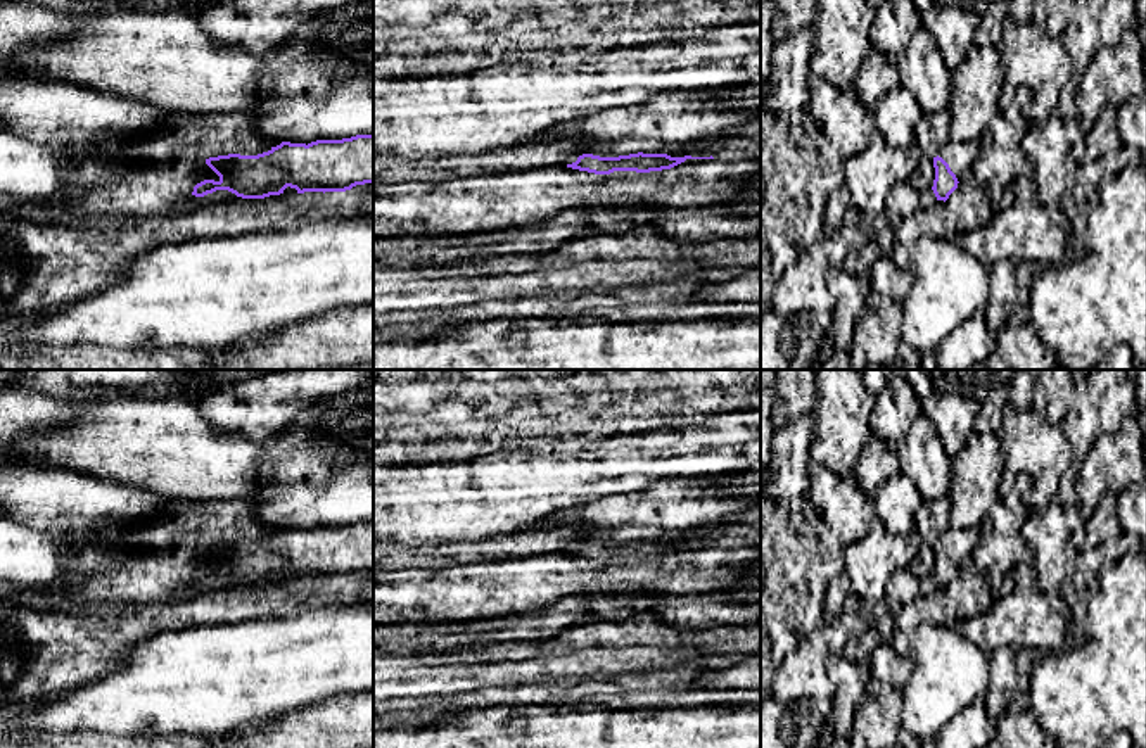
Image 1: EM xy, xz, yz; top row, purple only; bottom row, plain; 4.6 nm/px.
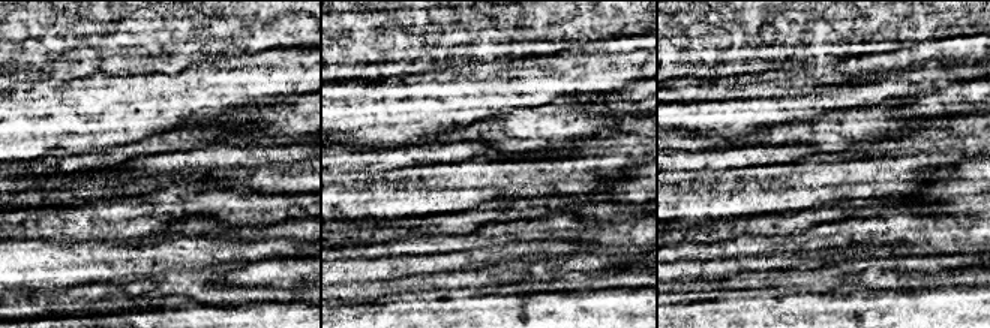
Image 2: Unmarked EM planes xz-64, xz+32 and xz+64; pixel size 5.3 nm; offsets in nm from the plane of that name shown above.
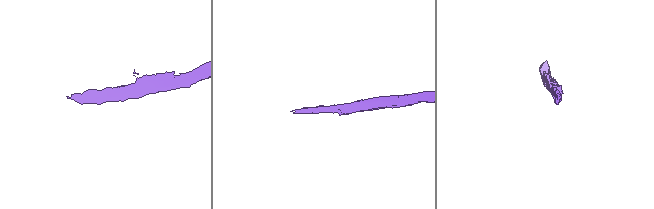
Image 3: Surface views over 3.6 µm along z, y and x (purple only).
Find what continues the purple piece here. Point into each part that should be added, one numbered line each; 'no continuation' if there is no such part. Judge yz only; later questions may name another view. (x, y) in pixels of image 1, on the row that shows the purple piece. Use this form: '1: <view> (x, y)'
1: yz (960, 156)

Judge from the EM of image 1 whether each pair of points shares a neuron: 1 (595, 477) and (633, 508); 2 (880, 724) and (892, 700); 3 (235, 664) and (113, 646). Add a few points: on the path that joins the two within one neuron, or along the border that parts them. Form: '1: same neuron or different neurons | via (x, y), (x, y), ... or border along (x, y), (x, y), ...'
1: different neurons | border along (647, 488), (636, 493), (607, 494), (586, 507)
2: same neuron | via (880, 719), (880, 712), (887, 705)
3: different neurons | border along (140, 640), (106, 674), (97, 676)

